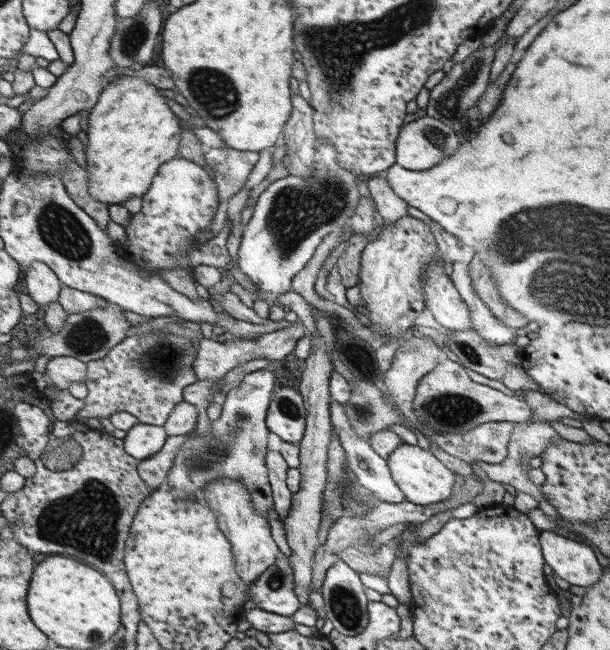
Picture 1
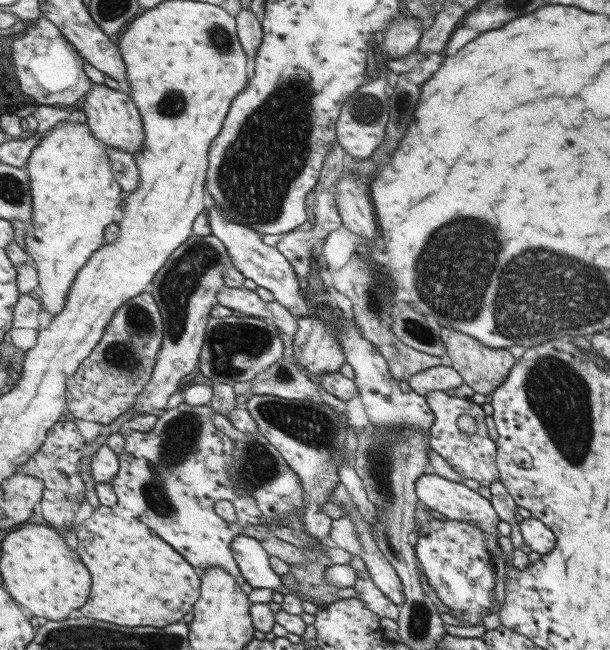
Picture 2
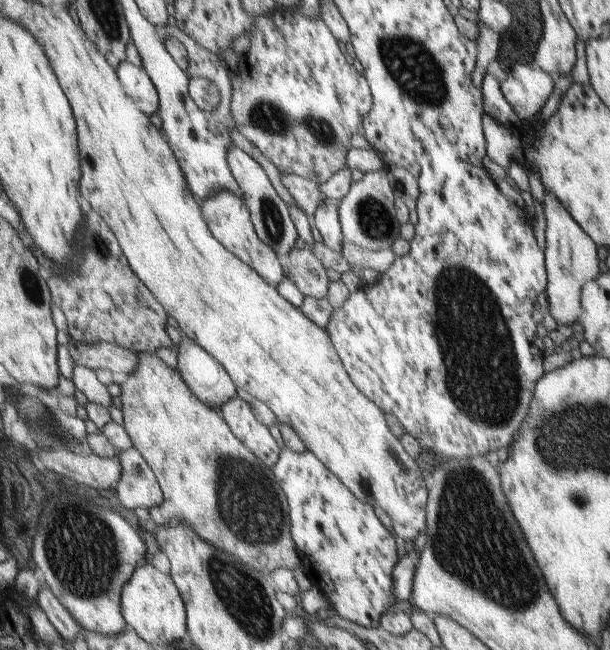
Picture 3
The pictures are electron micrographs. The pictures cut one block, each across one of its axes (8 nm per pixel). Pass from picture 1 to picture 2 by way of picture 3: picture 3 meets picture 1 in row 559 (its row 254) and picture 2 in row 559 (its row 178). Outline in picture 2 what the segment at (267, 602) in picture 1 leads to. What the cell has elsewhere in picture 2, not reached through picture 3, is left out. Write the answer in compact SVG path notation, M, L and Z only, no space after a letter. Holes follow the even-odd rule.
M239 536L233 544L233 549L238 566L254 590L274 589L285 595L293 592L284 587L282 576L272 568L270 554L258 538Z

